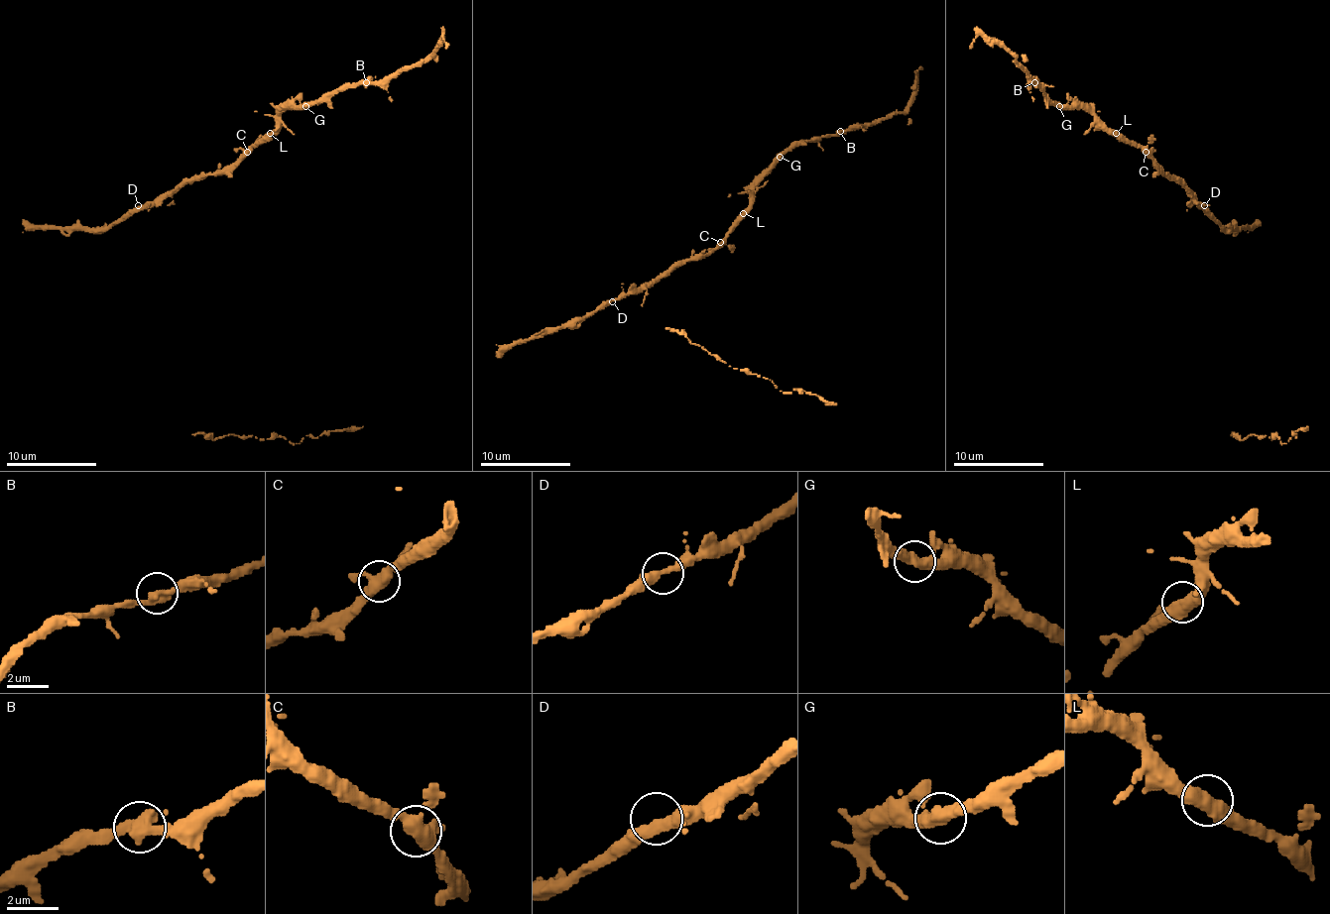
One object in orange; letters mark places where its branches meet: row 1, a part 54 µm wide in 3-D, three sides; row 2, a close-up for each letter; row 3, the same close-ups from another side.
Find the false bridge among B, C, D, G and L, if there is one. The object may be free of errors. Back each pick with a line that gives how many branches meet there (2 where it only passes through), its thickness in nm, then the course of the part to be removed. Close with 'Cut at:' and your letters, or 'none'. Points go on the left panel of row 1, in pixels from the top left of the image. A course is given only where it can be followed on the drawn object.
Cut at: none

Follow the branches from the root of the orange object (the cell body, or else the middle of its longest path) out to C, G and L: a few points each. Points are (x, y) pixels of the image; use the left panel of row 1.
C: (141, 210), (159, 203), (199, 176), (229, 170), (247, 152)
G: (141, 210), (159, 203), (199, 176), (233, 168), (277, 127), (277, 117), (286, 108), (305, 106)
L: (141, 210), (159, 203), (199, 176), (233, 168), (270, 133)

